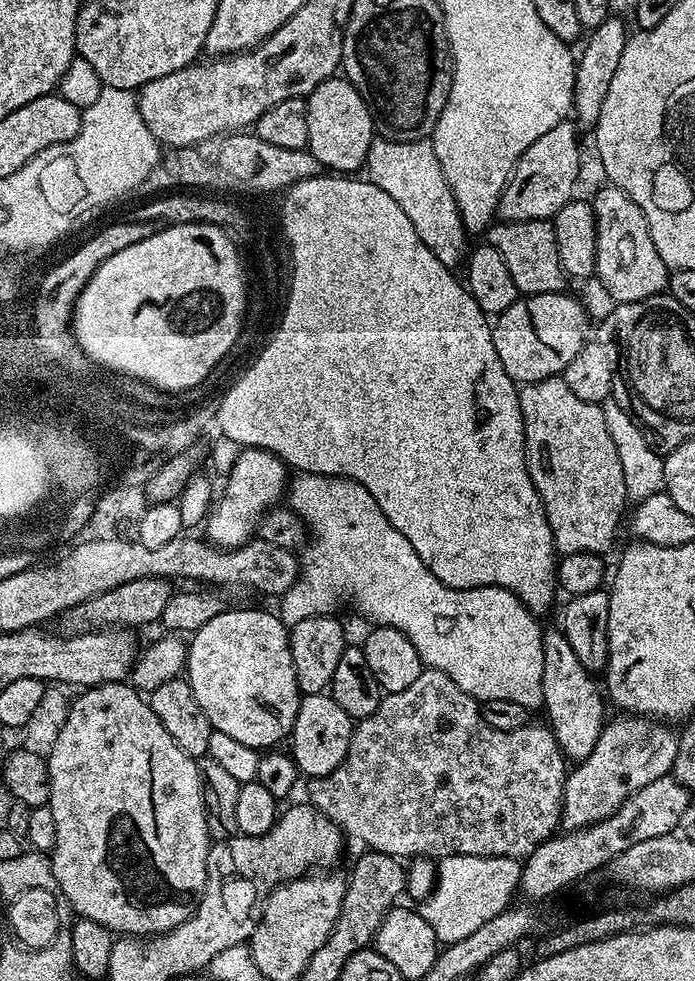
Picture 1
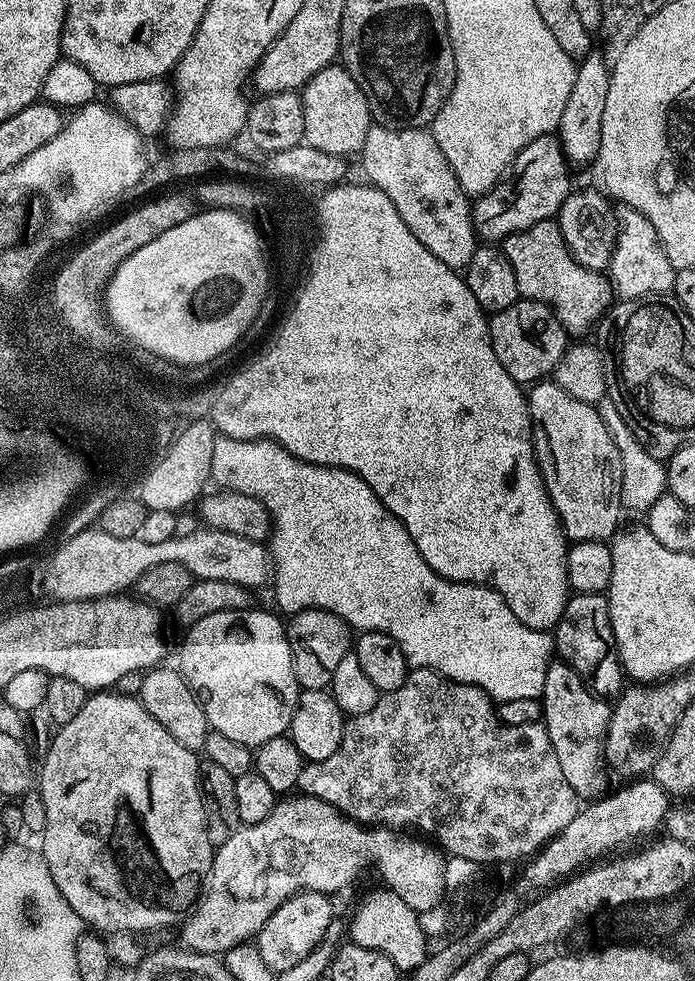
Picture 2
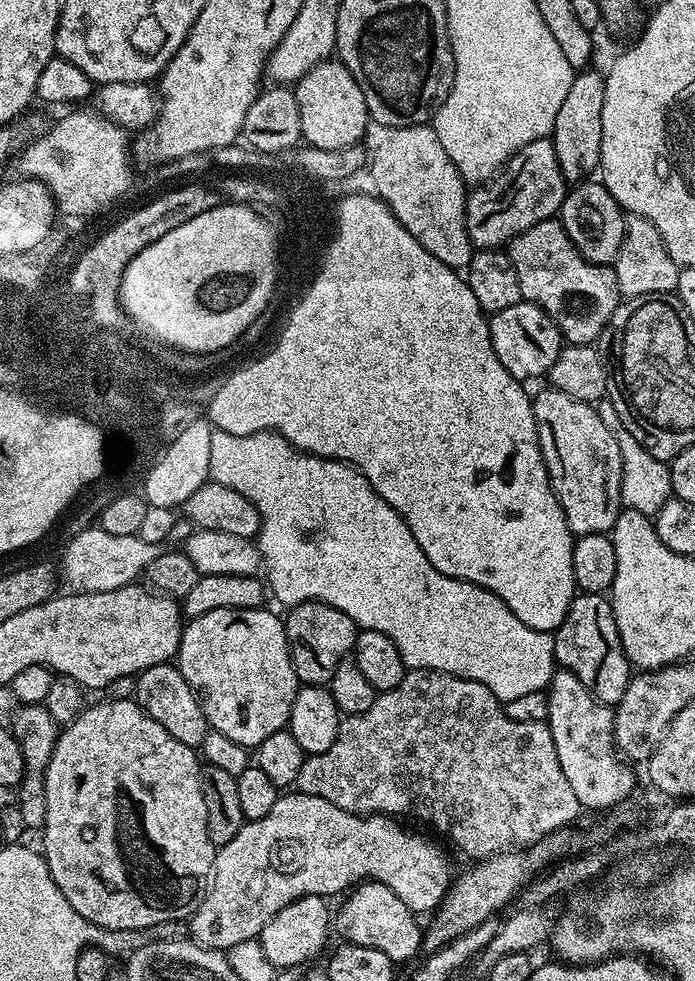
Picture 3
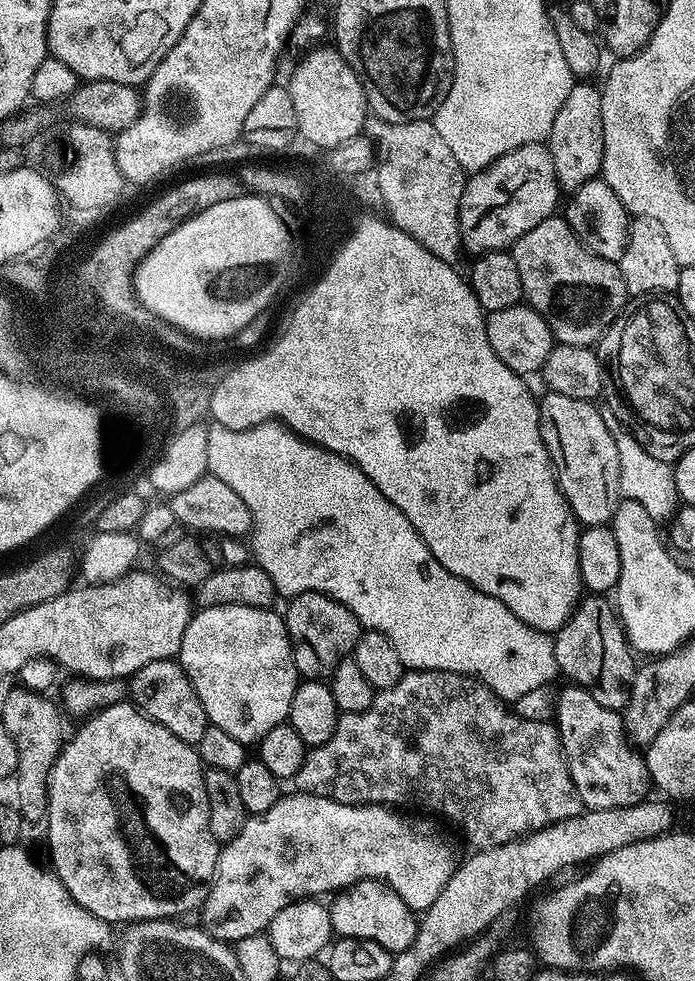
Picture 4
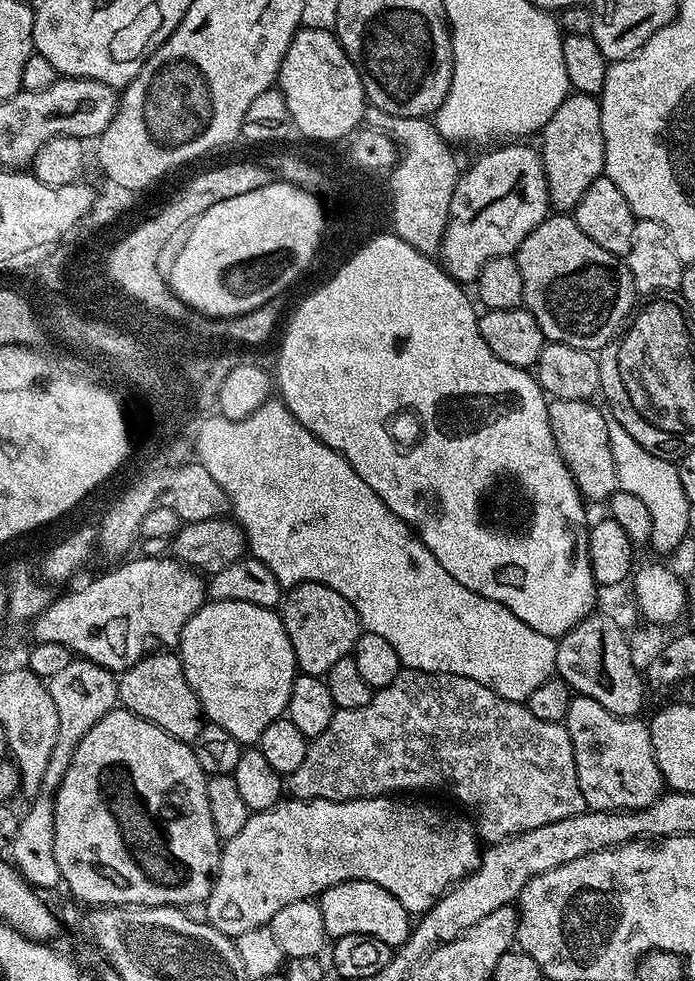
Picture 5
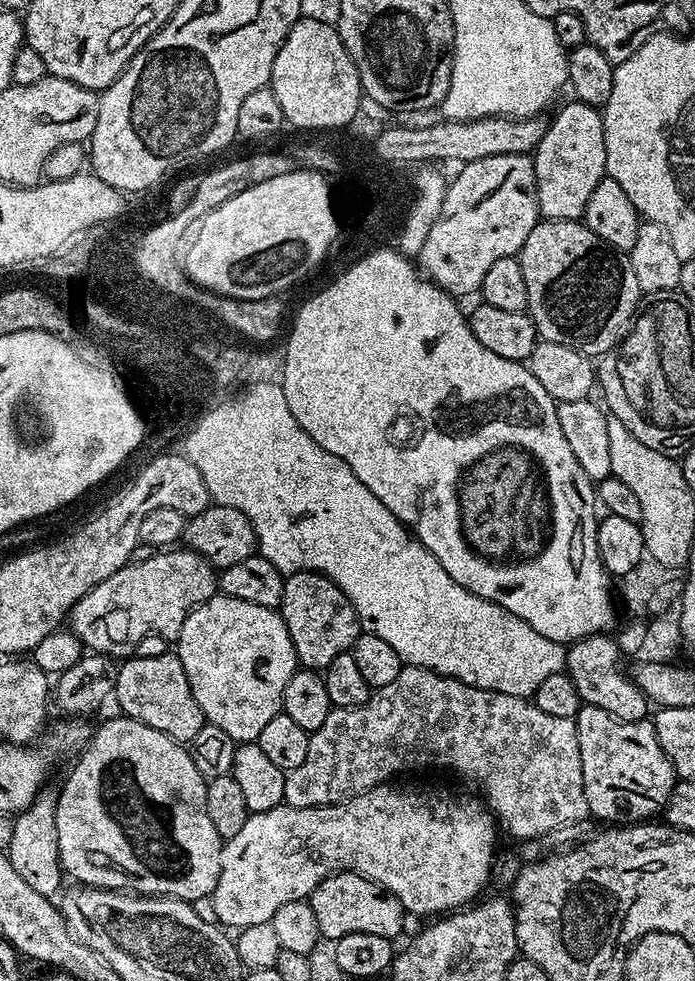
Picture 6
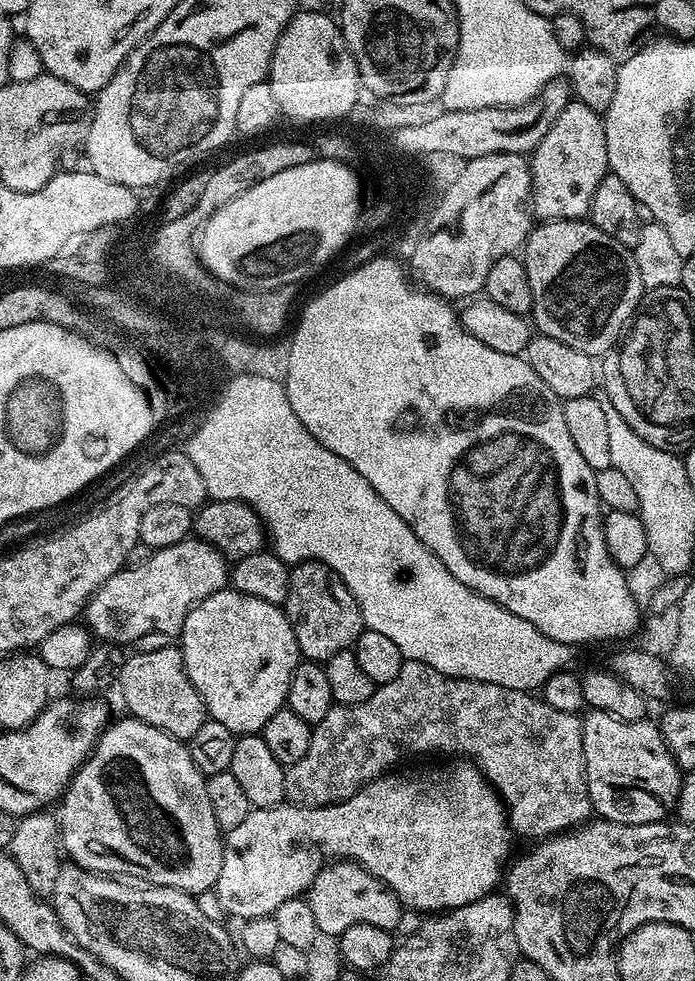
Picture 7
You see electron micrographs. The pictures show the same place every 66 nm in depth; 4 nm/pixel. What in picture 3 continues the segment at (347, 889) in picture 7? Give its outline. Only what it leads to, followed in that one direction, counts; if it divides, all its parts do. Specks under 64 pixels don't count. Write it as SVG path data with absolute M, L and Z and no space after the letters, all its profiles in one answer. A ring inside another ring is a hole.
M379 880L361 882L343 900L340 913L337 916L335 913L334 924L335 927L336 924L340 927L347 943L374 946L374 950L382 950L382 954L386 954L386 958L394 962L417 959L416 951L419 953L422 948L422 924L416 921L419 920L417 913L411 912L406 902L402 902L402 898L398 898L394 890L390 890L390 886L381 884Z

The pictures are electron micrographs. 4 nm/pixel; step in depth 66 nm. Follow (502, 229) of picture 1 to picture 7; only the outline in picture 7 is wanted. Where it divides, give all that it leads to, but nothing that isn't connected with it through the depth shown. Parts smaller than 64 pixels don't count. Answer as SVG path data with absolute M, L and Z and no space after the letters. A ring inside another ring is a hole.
M584 218L546 220L529 232L522 259L526 278L530 278L530 316L535 327L540 327L539 335L558 338L558 342L566 342L566 346L593 358L617 347L646 291L631 248L610 238L610 234L602 234Z

